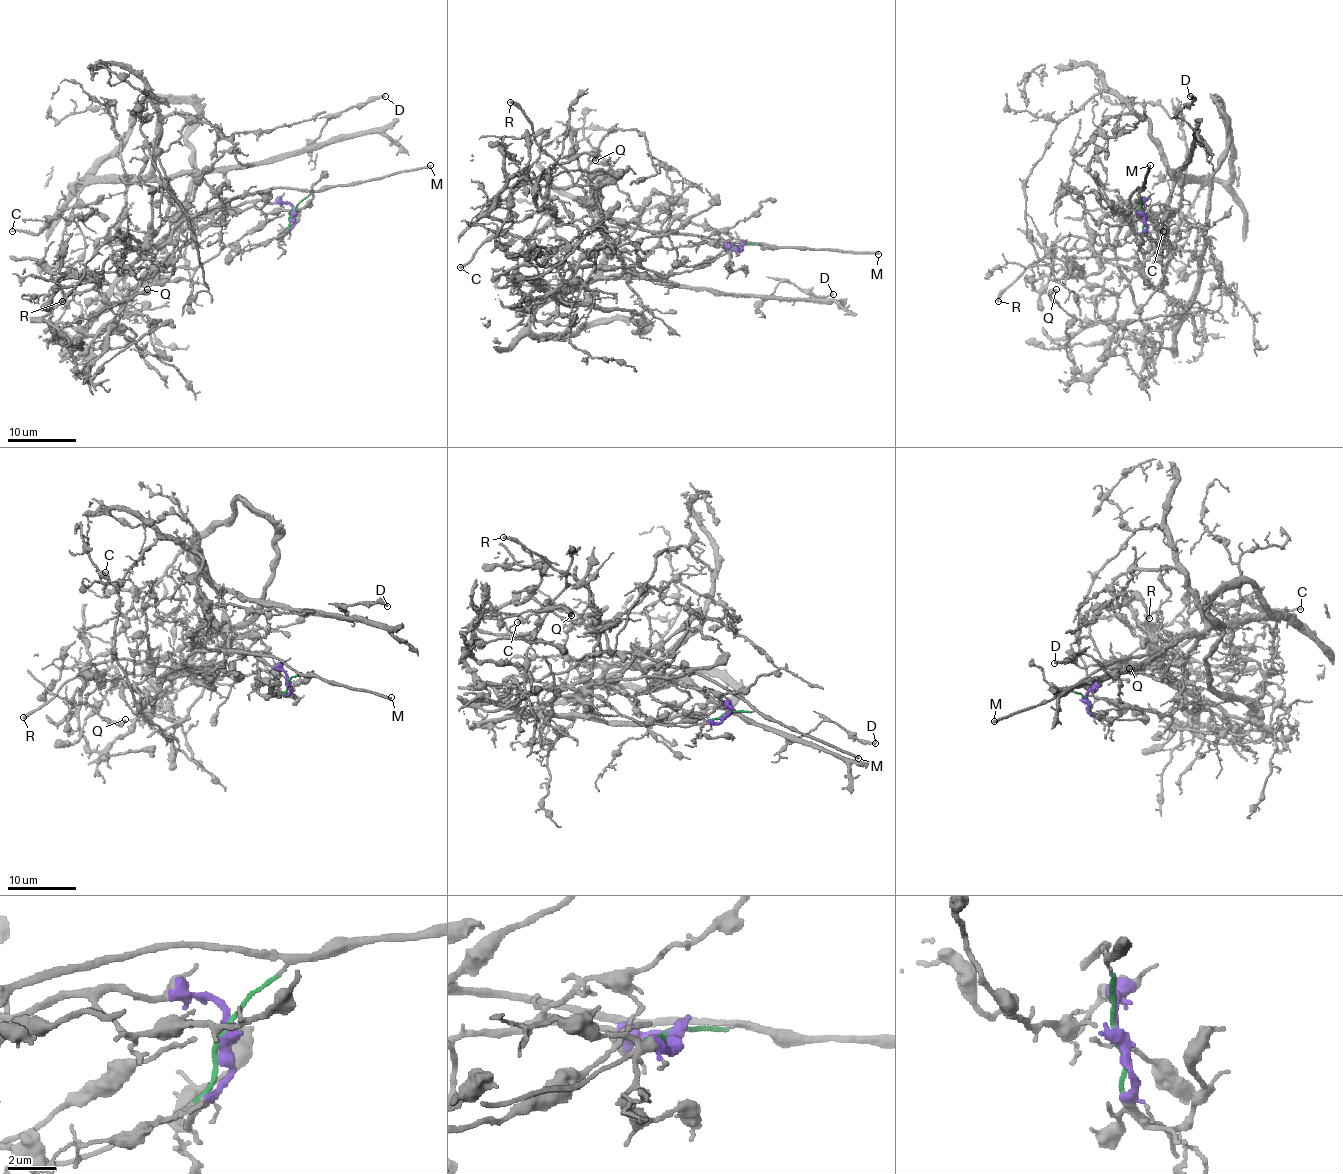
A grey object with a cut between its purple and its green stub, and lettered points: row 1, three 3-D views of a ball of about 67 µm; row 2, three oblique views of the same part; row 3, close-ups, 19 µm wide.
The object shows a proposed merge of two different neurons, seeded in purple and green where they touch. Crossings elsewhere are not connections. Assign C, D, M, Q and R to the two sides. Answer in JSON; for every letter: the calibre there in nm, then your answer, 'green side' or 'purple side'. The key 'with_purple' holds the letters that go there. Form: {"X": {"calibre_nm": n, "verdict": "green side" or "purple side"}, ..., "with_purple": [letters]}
{"C": {"calibre_nm": 240, "verdict": "purple side"}, "D": {"calibre_nm": 200, "verdict": "purple side"}, "M": {"calibre_nm": 280, "verdict": "green side"}, "Q": {"calibre_nm": 460, "verdict": "purple side"}, "R": {"calibre_nm": 320, "verdict": "green side"}, "with_purple": ["C", "D", "Q"]}

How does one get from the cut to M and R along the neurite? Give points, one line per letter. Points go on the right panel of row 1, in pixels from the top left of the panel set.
M: (1141, 213), (1139, 192), (1150, 165)
R: (1141, 213), (1138, 187), (1131, 194), (1125, 217), (1112, 246), (1077, 236), (1065, 236), (1014, 282), (998, 301)

